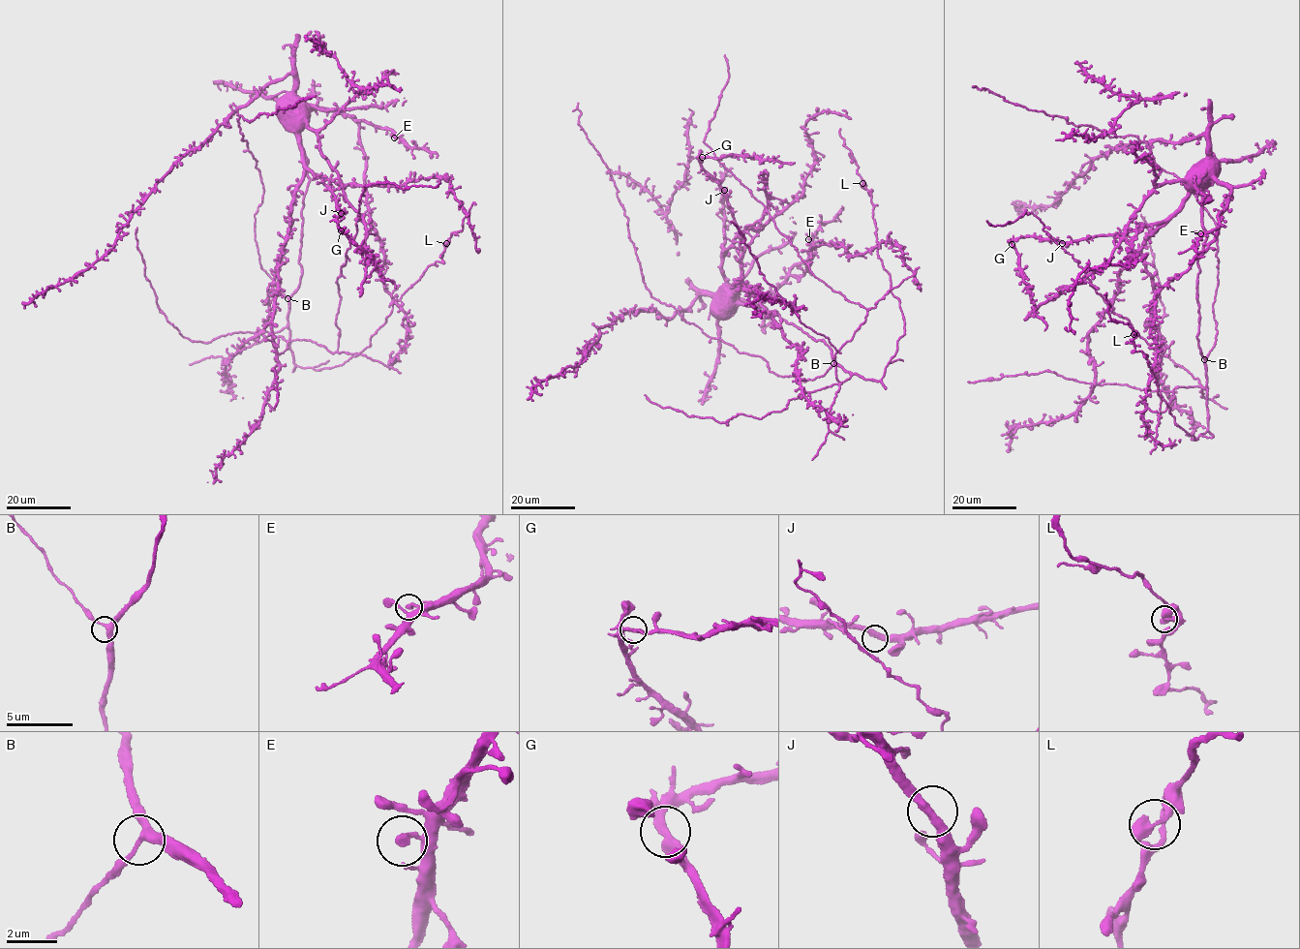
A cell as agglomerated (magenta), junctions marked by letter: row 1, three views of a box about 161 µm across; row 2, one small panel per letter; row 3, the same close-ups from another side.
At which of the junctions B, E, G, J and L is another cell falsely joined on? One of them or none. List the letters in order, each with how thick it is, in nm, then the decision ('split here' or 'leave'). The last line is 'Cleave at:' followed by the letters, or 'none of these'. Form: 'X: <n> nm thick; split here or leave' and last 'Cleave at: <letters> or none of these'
B: 320 nm thick; leave
E: 320 nm thick; leave
G: 340 nm thick; split here
J: 360 nm thick; leave
L: 400 nm thick; leave
Cleave at: G

